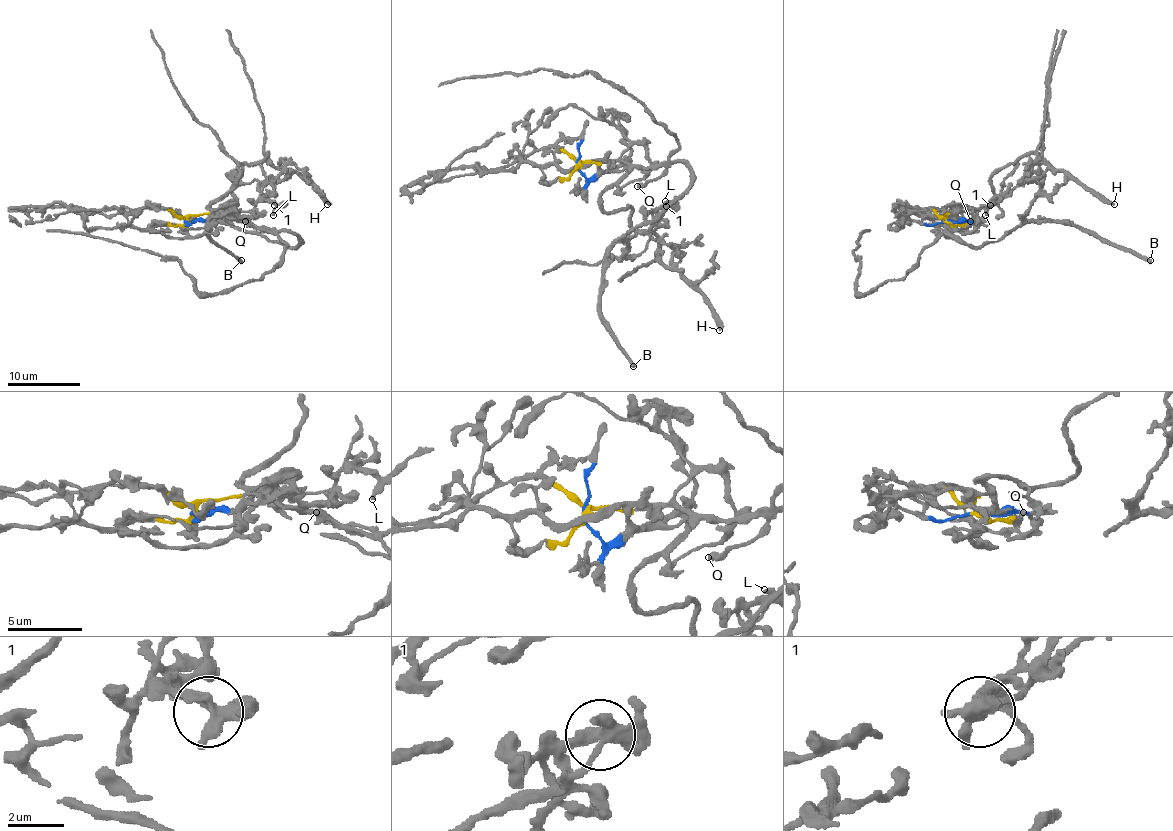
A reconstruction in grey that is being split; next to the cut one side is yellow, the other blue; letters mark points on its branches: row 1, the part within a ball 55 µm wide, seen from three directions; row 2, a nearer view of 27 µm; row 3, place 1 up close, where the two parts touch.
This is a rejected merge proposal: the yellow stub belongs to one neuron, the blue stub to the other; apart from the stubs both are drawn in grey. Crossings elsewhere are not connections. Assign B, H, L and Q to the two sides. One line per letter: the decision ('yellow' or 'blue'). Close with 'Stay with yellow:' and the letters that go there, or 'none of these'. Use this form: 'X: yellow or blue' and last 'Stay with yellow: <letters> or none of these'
B: yellow
H: blue
L: blue
Q: yellow
Stay with yellow: B, Q

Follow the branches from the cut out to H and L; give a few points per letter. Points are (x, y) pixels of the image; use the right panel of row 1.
H: (948, 222), (963, 221), (952, 204), (990, 208), (996, 202), (990, 179), (1030, 153), (1114, 204)
L: (948, 222), (963, 221), (950, 208), (952, 204), (990, 208), (996, 202), (990, 179), (1014, 164), (985, 215)

